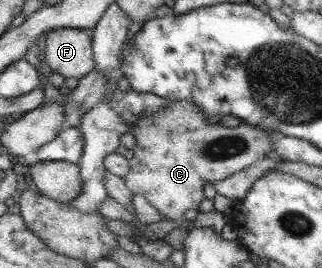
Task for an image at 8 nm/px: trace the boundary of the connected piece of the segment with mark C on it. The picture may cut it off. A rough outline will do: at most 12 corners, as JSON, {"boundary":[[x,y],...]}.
{"boundary":[[191,99],[128,123],[123,180],[166,219],[273,150],[278,130],[209,124]]}

